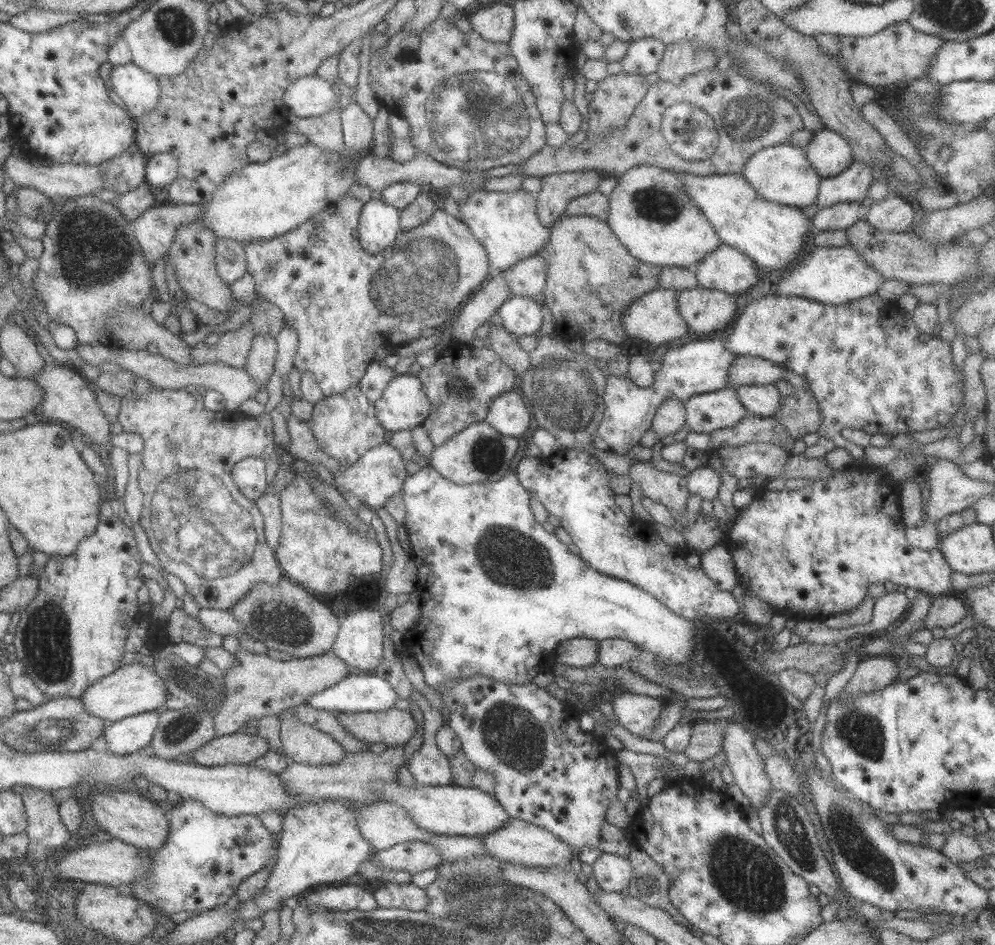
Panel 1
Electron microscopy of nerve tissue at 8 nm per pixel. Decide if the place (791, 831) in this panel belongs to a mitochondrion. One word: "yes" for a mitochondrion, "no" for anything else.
yes

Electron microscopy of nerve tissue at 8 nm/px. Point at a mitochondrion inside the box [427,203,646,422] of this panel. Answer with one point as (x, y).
(460, 388)

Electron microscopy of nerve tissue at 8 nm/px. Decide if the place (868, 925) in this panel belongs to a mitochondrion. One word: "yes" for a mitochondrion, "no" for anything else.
no

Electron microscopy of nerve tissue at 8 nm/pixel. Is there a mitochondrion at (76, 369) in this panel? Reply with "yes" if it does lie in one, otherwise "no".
no

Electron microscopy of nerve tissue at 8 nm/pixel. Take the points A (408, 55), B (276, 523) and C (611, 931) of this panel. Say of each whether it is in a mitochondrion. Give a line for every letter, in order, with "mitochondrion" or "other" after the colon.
A: other
B: other
C: other

